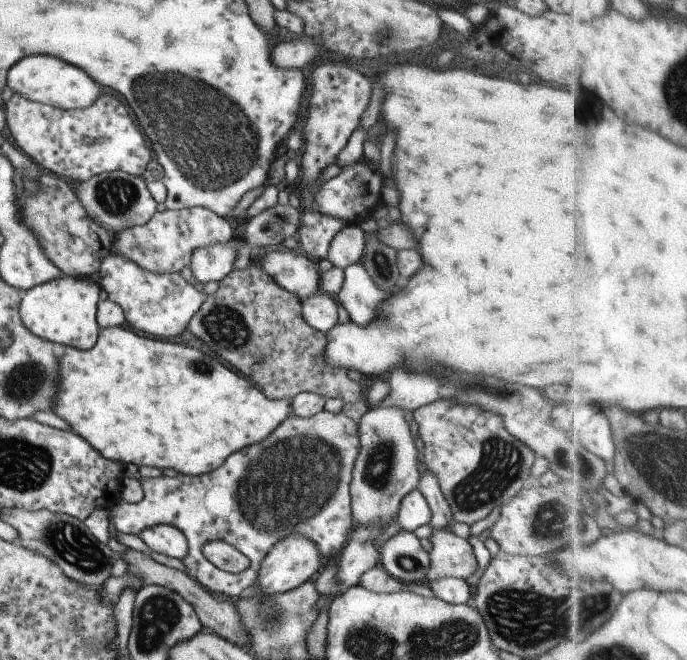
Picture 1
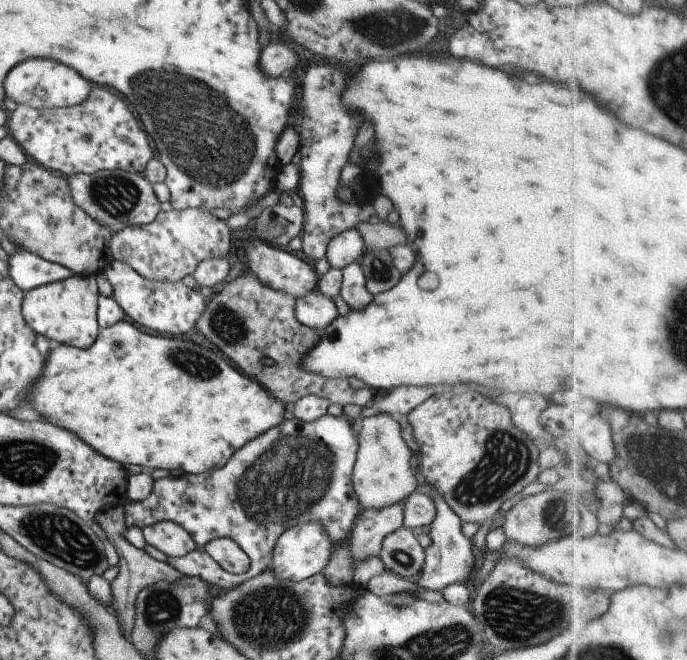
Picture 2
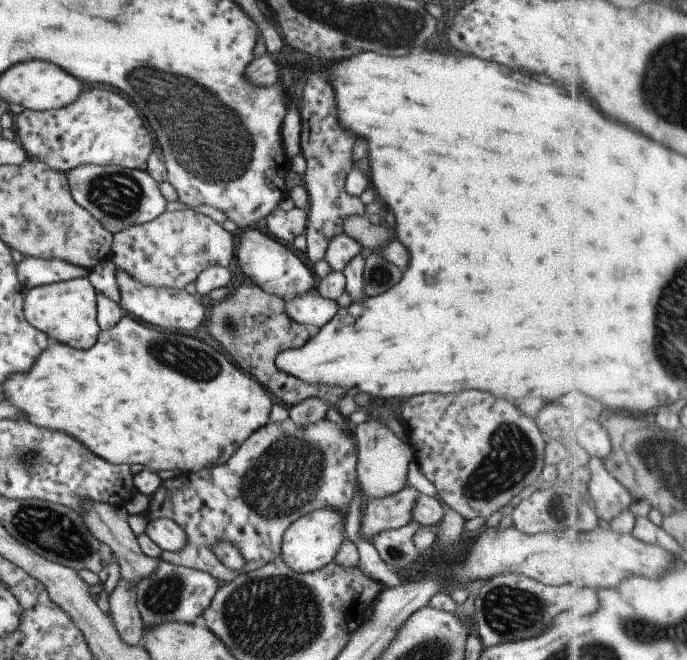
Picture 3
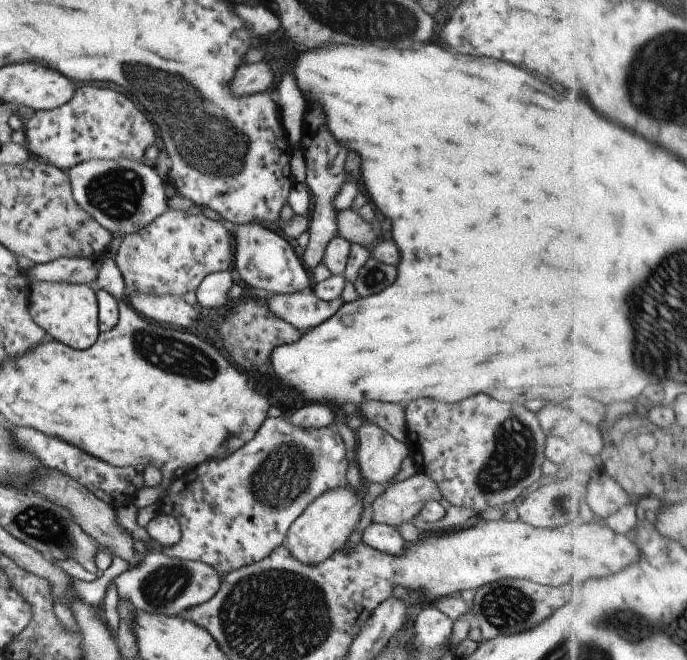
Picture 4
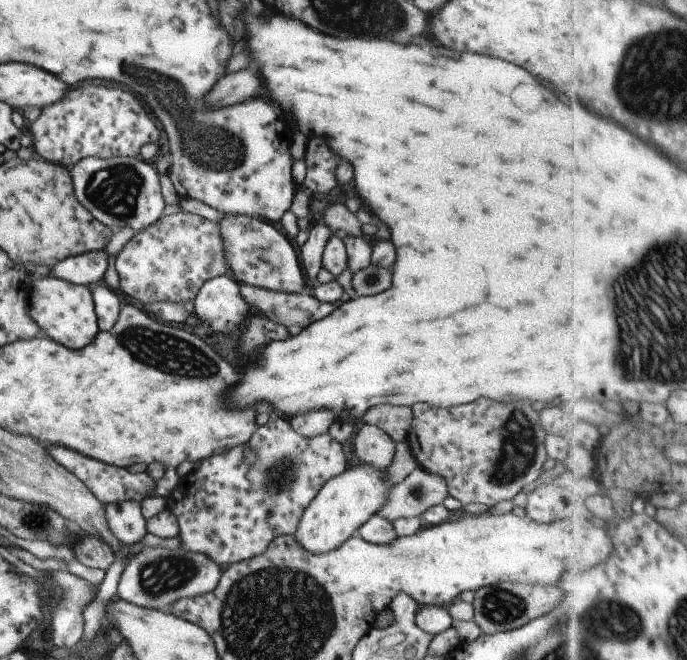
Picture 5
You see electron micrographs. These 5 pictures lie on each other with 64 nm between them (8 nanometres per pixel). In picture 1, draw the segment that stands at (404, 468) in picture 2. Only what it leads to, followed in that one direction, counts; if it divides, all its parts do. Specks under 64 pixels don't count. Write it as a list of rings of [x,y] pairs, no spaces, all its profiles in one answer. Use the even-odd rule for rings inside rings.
[[[391,407],[369,409],[361,416],[357,432],[358,453],[352,466],[352,475],[348,484],[352,526],[363,525],[366,527],[373,521],[377,521],[380,525],[383,523],[389,524],[398,513],[402,498],[409,491],[418,488],[420,479],[420,449],[417,439],[415,438],[408,415],[404,414],[401,409]]]

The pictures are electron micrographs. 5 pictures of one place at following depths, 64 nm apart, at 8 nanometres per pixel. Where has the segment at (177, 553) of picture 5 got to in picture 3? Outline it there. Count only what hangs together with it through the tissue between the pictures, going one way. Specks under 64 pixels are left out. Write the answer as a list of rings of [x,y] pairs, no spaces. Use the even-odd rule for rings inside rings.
[[[156,560],[156,569],[134,584],[133,600],[139,611],[142,628],[165,621],[191,624],[191,620],[209,606],[219,583],[208,572]]]

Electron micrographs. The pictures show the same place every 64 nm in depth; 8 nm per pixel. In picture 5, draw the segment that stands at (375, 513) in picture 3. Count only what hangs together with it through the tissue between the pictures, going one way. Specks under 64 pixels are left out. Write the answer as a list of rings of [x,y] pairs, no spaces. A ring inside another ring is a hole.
[[[416,464],[401,482],[390,488],[388,499],[376,514],[389,522],[395,518],[420,518],[429,507],[441,505],[446,496],[446,480]]]

